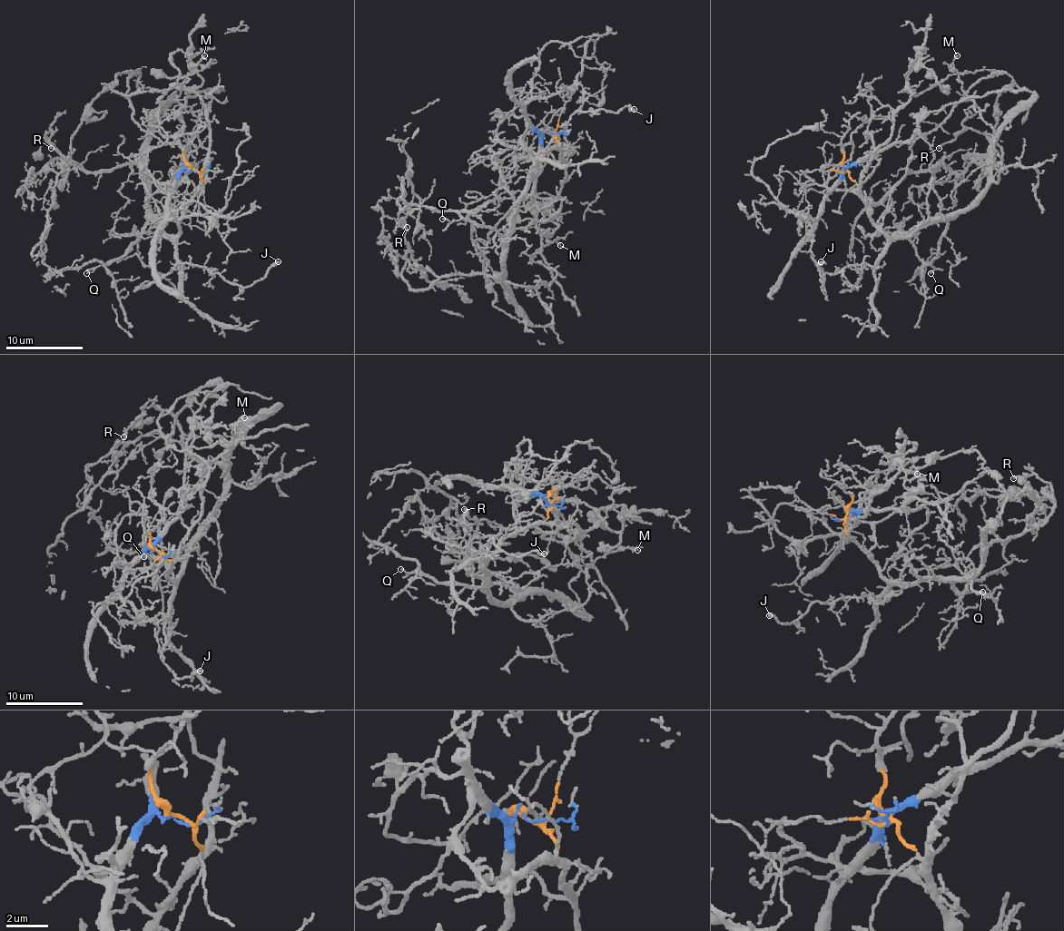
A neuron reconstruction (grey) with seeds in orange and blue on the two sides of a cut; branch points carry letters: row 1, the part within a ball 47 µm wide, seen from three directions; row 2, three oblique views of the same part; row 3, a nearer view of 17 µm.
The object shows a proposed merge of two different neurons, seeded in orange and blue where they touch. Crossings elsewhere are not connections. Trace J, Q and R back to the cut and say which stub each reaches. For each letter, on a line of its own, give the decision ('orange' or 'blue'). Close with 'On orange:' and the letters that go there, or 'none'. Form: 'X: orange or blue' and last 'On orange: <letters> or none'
J: orange
Q: orange
R: orange
On orange: J, Q, R

